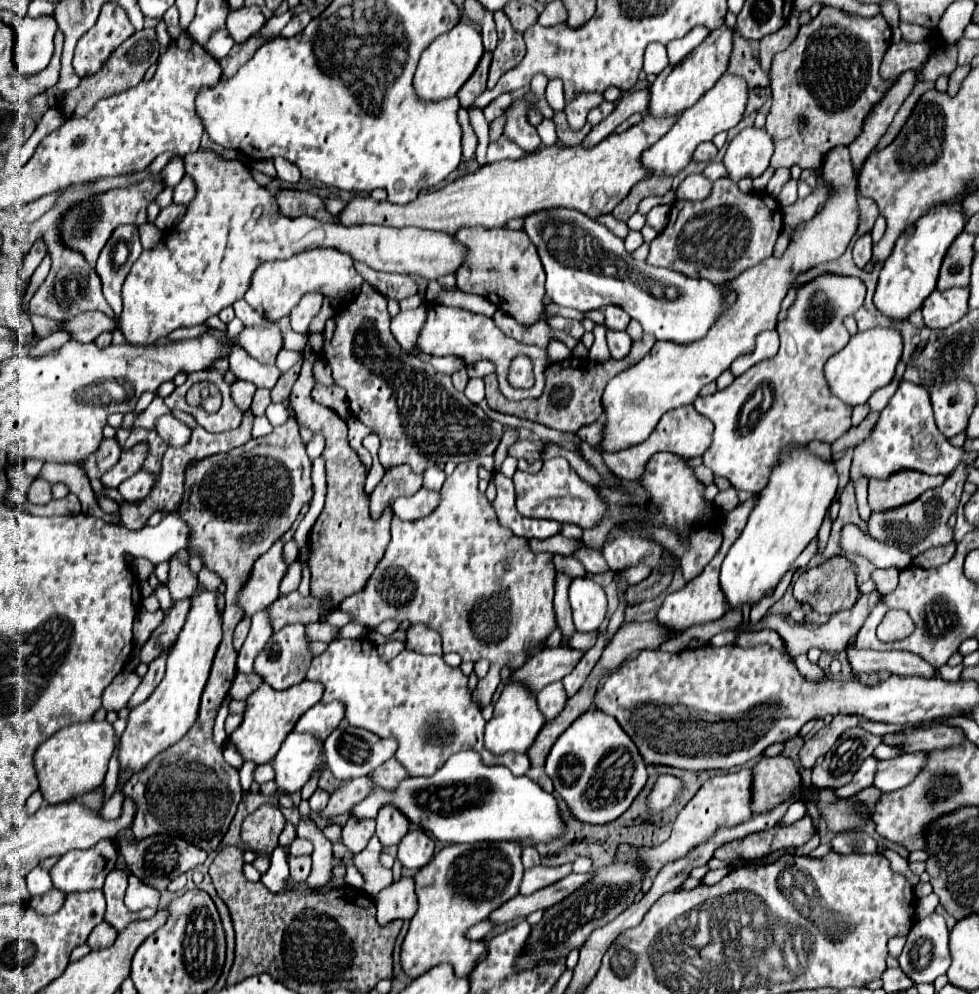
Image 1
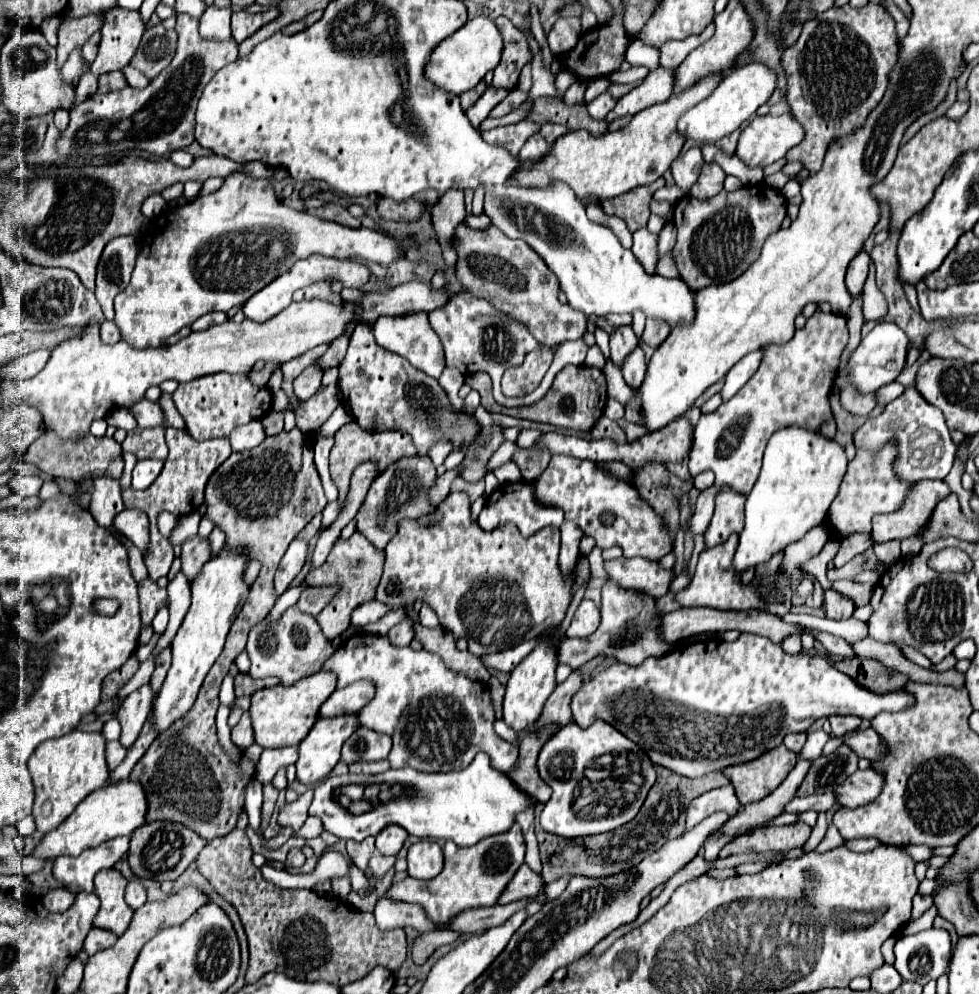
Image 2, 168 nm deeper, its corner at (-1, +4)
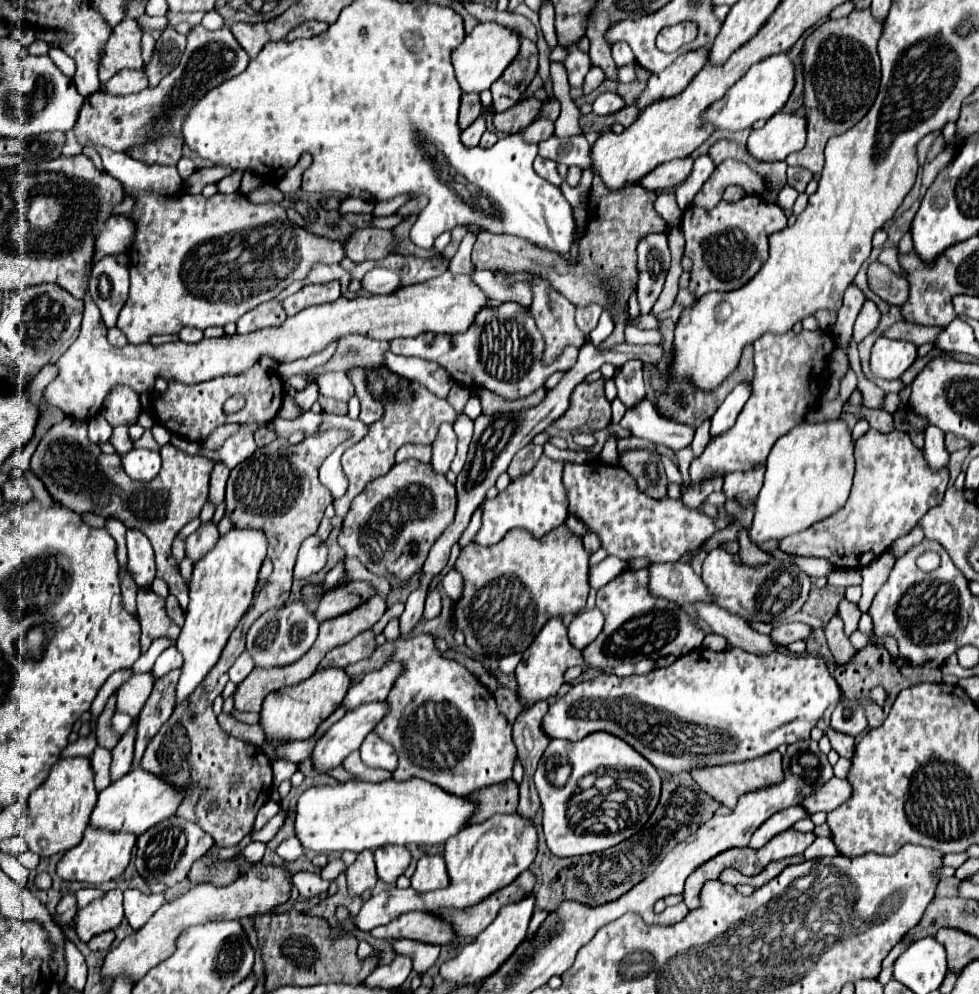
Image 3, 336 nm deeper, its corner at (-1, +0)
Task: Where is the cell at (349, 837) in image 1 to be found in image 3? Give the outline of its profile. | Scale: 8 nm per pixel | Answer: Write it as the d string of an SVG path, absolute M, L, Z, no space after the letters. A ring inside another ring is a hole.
M372 851L358 853L358 859L348 867L346 877L348 877L348 889L352 895L360 895L366 889L374 889L378 875L376 875Z

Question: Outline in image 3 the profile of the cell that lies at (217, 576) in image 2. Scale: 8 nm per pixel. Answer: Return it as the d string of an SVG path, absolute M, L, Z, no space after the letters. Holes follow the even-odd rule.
M230 529L220 537L214 549L194 563L190 585L190 605L186 611L186 623L176 641L176 649L184 655L182 677L176 687L176 703L186 701L206 673L216 665L230 633L246 613L252 601L252 593L258 581L258 571L266 559L268 539L258 529Z

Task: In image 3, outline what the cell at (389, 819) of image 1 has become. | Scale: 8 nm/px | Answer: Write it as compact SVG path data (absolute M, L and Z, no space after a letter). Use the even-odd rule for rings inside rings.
M390 845L390 847L380 847L374 851L376 857L376 869L378 869L378 879L384 883L396 883L400 875L408 869L412 855L406 847Z

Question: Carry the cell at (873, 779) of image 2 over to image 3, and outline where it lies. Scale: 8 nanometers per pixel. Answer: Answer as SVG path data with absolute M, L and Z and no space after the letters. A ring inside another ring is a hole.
M832 777L828 783L824 783L812 795L804 797L800 801L800 805L804 807L804 811L808 815L812 815L816 811L830 813L830 811L834 811L834 807L838 807L840 803L844 803L848 797L850 797L850 785L846 783L846 779Z

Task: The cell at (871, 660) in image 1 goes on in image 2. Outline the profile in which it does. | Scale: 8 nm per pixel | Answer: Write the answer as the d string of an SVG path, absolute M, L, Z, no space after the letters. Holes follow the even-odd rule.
M806 629L806 633L810 633L814 639L818 639L826 651L830 655L838 655L838 657L856 657L854 649L850 643L846 643L842 637L836 637L836 635L830 635L830 633L822 633L822 631L814 631L814 629Z

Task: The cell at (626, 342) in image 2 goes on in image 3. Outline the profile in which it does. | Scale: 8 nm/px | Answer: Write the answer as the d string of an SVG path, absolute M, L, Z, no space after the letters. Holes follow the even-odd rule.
M626 363L622 365L620 373L616 375L616 387L618 387L618 399L628 407L636 407L640 401L646 399L646 387L642 379L642 363Z

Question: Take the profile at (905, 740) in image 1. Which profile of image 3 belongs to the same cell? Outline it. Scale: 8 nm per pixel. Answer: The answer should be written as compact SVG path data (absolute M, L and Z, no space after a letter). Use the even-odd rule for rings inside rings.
M832 727L826 729L826 735L828 735L830 743L832 743L832 749L834 749L840 757L850 759L850 755L854 755L854 737L844 735L844 733L840 733L840 731L834 731Z

